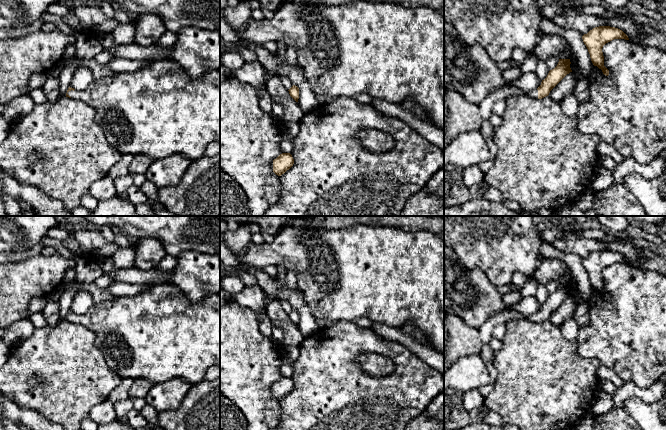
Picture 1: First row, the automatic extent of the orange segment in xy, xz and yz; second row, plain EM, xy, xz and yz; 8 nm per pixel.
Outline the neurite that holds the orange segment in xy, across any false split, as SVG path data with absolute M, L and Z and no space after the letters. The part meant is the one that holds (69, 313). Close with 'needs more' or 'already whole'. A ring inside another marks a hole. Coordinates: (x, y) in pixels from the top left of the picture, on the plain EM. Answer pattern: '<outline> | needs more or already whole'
M171 283L152 284L134 296L115 296L102 304L94 303L84 314L69 311L66 321L86 326L95 333L95 345L108 367L120 377L143 378L153 385L180 379L194 385L205 379L209 367L220 366L220 293L191 302Z | needs more

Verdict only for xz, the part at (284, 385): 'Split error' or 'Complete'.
Complete

